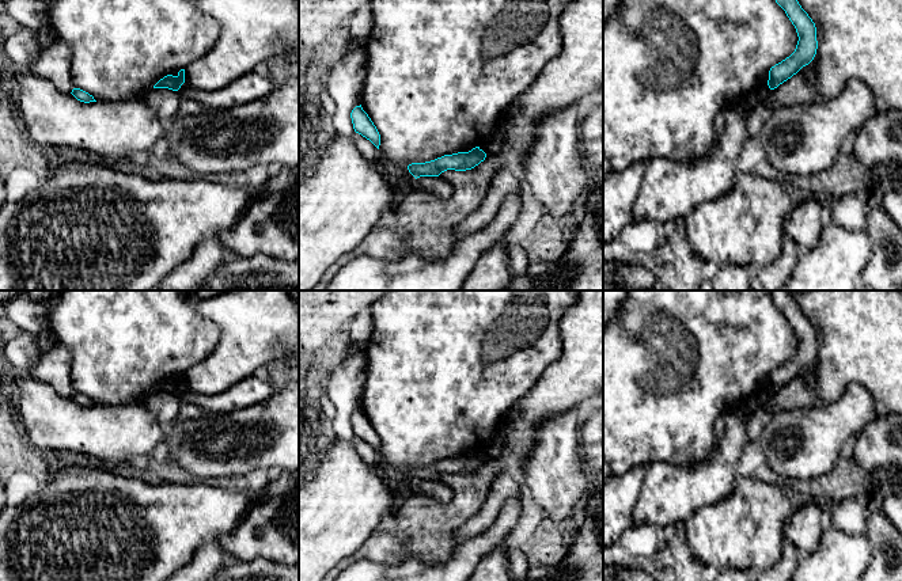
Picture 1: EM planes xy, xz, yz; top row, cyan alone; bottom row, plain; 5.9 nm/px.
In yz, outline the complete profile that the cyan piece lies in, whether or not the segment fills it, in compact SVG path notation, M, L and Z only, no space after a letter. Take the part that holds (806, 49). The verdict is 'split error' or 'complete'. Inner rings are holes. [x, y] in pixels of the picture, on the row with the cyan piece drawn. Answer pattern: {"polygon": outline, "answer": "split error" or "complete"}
{"polygon": "M776 0L776 3L785 11L787 16L796 29L799 41L795 52L776 64L769 71L768 86L770 90L796 75L803 67L808 65L818 49L816 27L808 14L801 8L797 0Z", "answer": "complete"}

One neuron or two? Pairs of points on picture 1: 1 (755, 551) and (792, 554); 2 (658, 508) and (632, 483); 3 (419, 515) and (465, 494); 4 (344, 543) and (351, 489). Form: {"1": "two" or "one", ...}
{"1": "two", "2": "two", "3": "one", "4": "one"}

